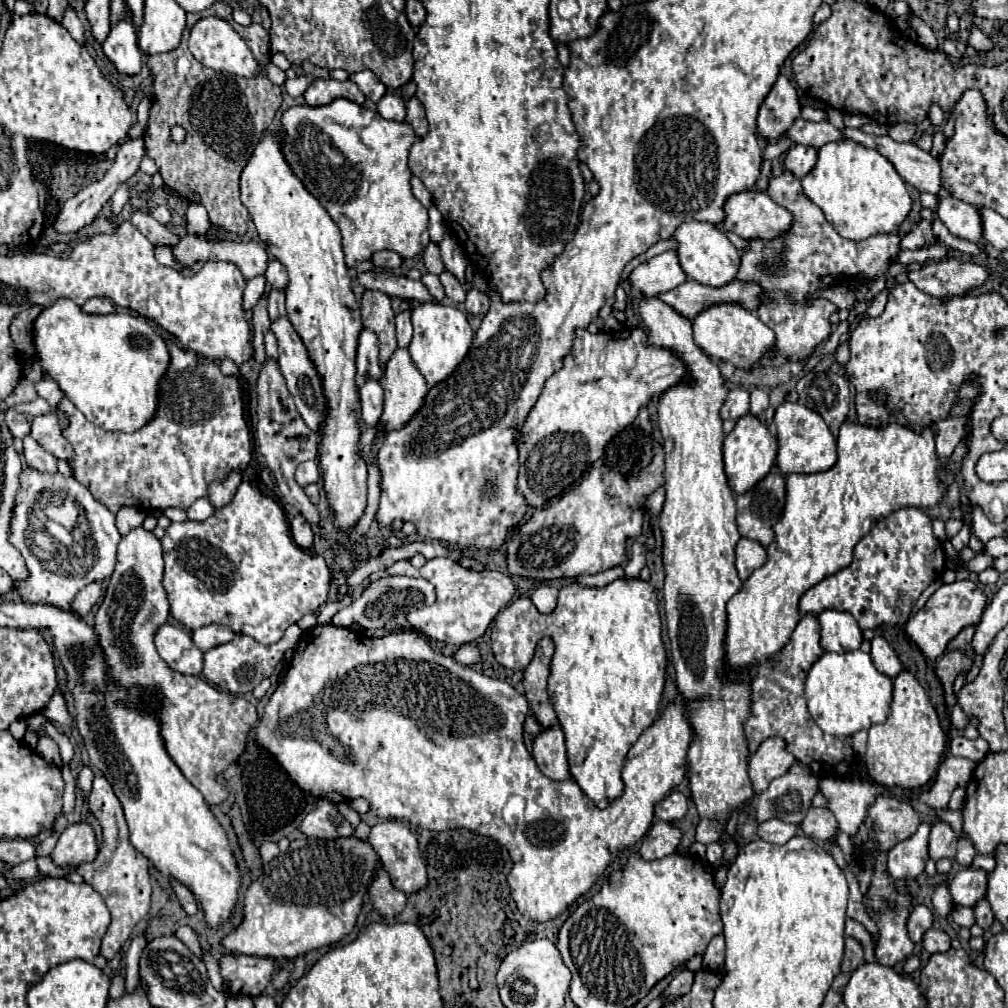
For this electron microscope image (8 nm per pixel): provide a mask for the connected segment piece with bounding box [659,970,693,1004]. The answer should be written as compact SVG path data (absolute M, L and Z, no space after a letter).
M681 970L673 980L671 984L663 990L663 994L659 996L663 1000L663 1004L671 1004L671 1000L679 998L679 996L685 996L689 990L691 990L691 984L693 984L693 972L687 972L687 970Z

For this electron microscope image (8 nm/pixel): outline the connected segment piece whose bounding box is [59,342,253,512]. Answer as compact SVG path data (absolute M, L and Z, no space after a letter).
M169 342L171 366L161 382L159 392L159 410L157 416L139 432L107 432L91 424L69 398L63 398L59 408L69 416L69 426L63 430L63 436L75 450L75 456L69 460L73 476L85 484L91 494L103 502L111 512L119 512L125 506L135 506L145 512L181 508L187 510L197 498L207 496L213 482L223 482L227 476L239 468L247 466L251 460L253 444L251 434L243 416L241 402L241 384L235 376L223 376L215 362L187 352L177 344Z

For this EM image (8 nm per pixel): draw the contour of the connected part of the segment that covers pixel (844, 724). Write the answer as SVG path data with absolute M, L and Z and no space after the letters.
M851 650L851 652L843 652L843 654L825 652L807 674L805 700L807 700L811 718L823 732L835 734L835 736L851 736L851 734L859 732L861 728L869 730L873 724L883 724L887 720L889 708L893 702L893 680L889 676L877 672L869 654L865 654L861 650Z

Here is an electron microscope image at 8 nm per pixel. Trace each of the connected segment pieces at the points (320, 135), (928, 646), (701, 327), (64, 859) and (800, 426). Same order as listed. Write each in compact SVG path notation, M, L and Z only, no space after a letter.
M345 98L333 100L327 106L293 106L283 112L283 154L301 178L305 188L325 206L333 222L339 226L343 236L343 252L347 266L355 268L363 260L371 258L377 250L393 250L399 256L413 258L429 244L427 232L427 208L421 206L411 194L411 172L407 156L411 144L417 140L413 128L407 122L393 122L381 118L377 112L367 110Z
M957 580L953 584L943 584L921 608L915 616L909 618L905 624L907 634L911 640L921 648L927 660L935 662L947 648L947 644L967 626L973 626L981 620L981 614L985 610L985 596L983 592L969 580Z
M739 304L711 306L693 318L693 338L697 346L711 358L731 362L739 370L753 370L761 364L763 356L775 346L775 334L759 316L751 314Z
M87 822L71 824L59 836L55 850L51 852L51 860L59 868L77 868L81 864L93 862L97 856L95 832Z
M783 402L775 412L775 426L777 426L777 440L779 440L779 452L777 452L777 466L783 474L817 474L829 470L837 460L837 446L835 438L829 432L823 418L803 406L793 402Z

